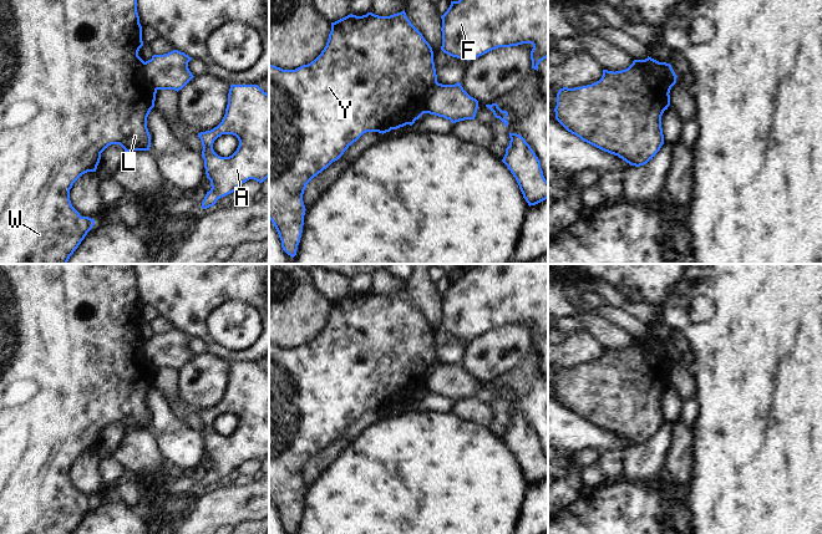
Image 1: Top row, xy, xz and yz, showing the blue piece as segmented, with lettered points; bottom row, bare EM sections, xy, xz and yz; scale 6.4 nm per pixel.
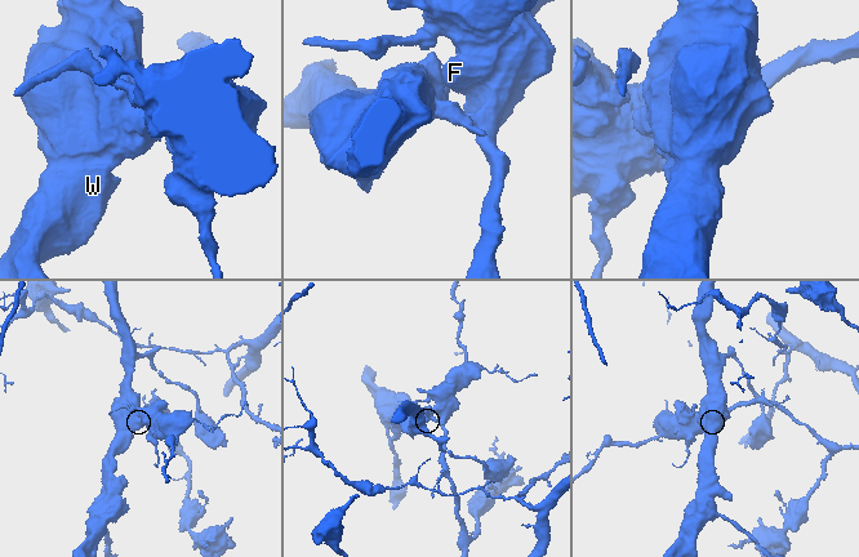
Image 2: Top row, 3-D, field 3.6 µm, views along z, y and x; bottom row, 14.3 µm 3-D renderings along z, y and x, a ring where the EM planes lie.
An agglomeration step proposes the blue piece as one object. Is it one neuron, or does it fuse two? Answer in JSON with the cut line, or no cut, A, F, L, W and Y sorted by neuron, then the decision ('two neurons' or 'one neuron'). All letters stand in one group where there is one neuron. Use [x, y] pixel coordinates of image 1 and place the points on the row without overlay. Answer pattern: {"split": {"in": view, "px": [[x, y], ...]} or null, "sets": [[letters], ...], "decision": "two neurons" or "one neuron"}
{"split": {"in": "yz", "px": [[648, 337], [648, 347], [656, 356], [675, 357]]}, "sets": [["A", "F"], ["L", "W", "Y"]], "decision": "two neurons"}

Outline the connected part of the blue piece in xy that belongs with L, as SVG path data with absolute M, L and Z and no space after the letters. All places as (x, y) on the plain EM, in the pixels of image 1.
M0 264L0 534L72 534L95 504L95 498L81 495L72 485L70 468L73 462L87 451L96 451L101 432L111 423L120 423L125 432L132 429L149 429L151 413L147 407L147 396L154 386L157 367L146 360L144 340L138 335L143 325L142 305L137 291L135 264Z

